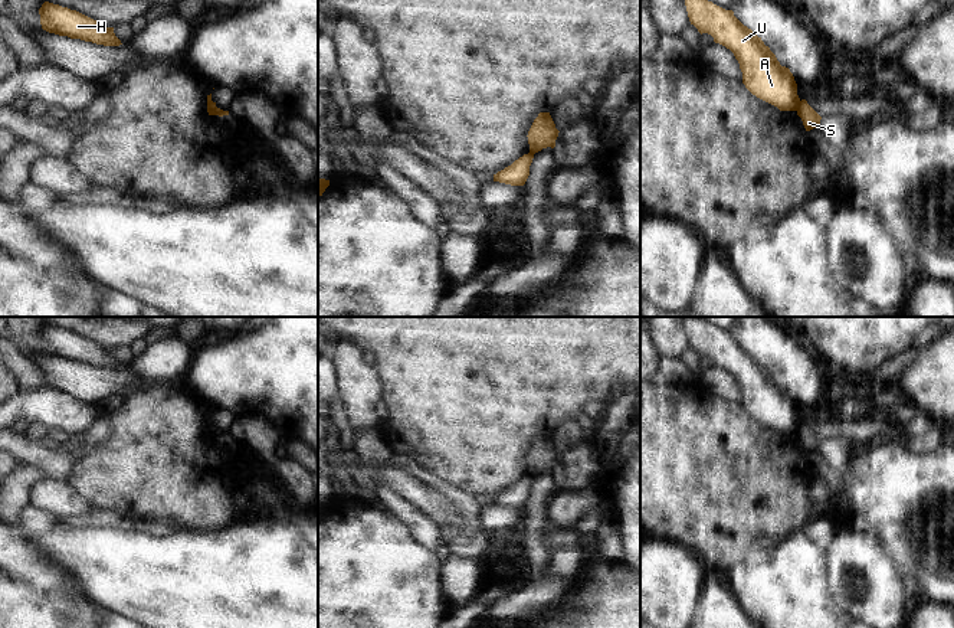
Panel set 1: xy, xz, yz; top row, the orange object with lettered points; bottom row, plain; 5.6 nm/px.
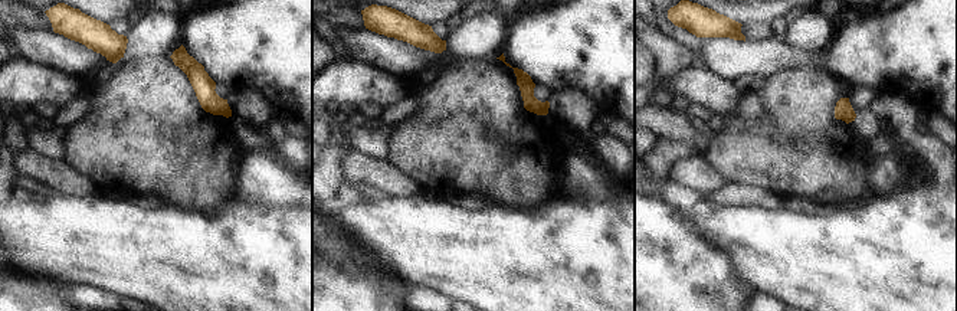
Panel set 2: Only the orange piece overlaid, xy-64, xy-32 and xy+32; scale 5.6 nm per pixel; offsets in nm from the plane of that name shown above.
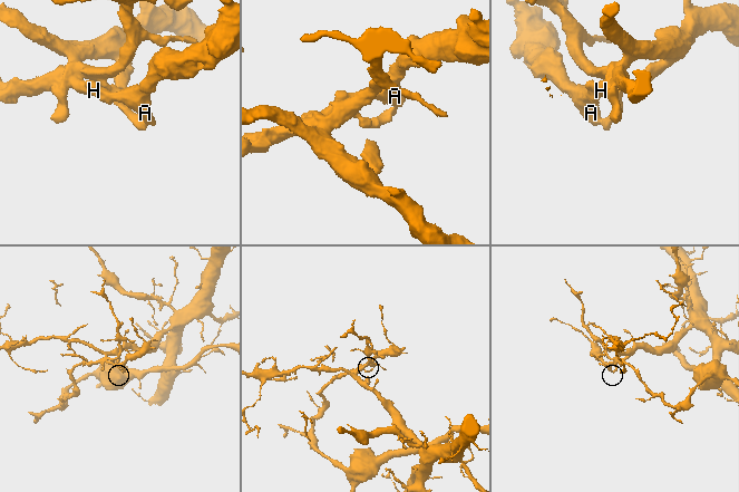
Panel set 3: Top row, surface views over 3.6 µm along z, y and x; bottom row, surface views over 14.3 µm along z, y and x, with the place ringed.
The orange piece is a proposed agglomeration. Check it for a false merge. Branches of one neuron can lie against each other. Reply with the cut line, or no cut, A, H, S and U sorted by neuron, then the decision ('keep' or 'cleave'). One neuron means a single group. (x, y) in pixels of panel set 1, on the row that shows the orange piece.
cut in yz along (800, 101), (796, 110); A H U / S; cleave

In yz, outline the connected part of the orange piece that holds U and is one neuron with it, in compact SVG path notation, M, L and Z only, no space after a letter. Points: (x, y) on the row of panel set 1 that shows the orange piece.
M685 0L685 6L691 24L701 35L711 35L715 43L734 53L742 72L742 84L753 95L780 111L797 111L800 98L793 73L780 65L761 37L744 26L732 10L708 0Z

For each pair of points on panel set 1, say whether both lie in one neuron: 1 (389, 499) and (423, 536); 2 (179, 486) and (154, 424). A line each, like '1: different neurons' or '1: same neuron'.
1: same neuron
2: same neuron

